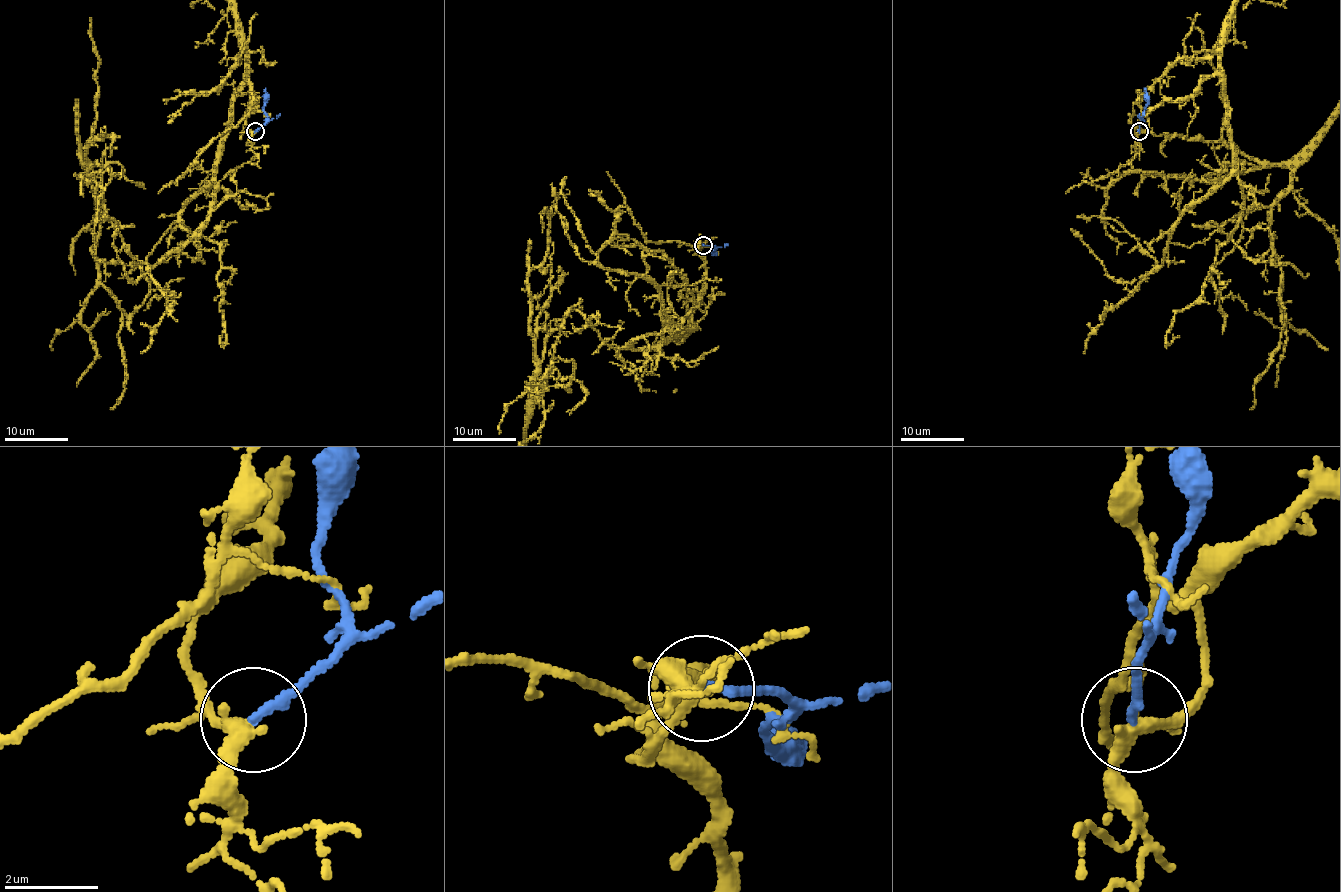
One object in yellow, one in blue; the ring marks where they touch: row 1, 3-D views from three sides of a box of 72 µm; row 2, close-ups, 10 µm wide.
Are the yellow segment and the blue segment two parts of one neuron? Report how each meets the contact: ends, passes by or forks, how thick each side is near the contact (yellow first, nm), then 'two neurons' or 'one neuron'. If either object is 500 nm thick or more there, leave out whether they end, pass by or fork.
yellow passes by; blue ends there; 340 nm thick on the yellow side, 190 nm on the other; two neurons

